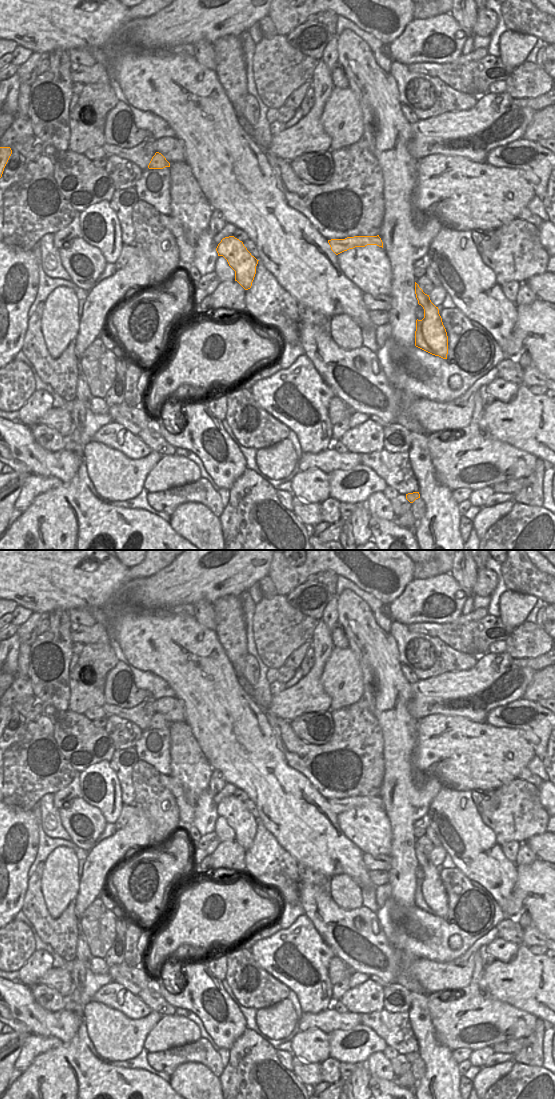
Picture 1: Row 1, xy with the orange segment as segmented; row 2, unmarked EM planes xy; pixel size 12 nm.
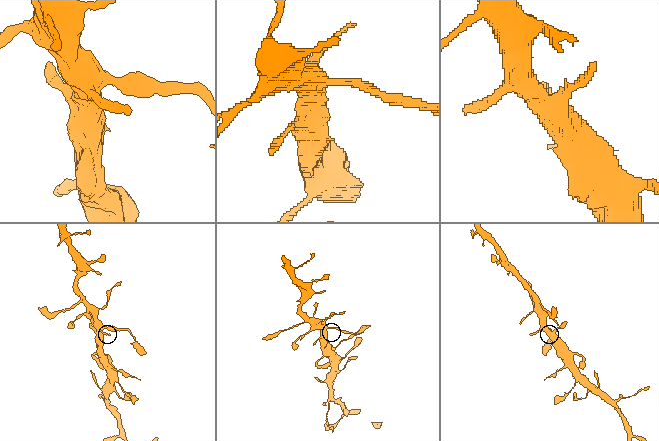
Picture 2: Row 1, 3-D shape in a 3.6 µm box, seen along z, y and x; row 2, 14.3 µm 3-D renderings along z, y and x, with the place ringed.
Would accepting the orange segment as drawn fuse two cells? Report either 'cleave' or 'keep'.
keep

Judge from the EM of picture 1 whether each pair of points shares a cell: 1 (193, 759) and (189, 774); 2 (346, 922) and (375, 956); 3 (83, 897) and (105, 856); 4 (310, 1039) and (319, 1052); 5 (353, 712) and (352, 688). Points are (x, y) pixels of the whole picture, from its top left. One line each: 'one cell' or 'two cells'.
1: one cell
2: one cell
3: one cell
4: one cell
5: two cells

